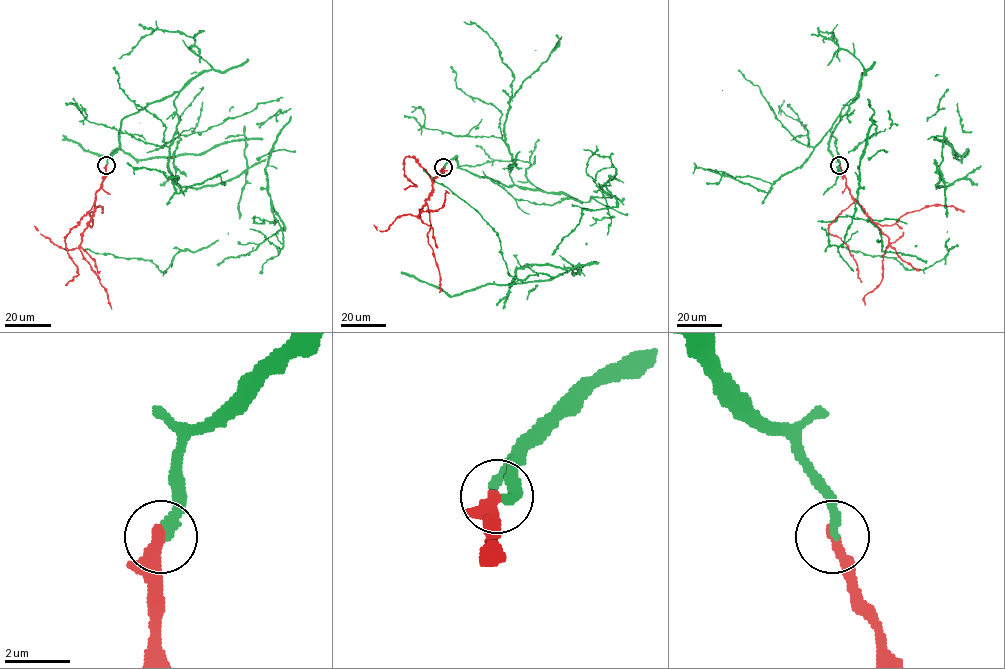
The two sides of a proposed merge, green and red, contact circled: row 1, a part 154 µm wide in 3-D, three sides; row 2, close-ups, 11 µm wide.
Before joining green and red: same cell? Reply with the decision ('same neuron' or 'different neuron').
same neuron

